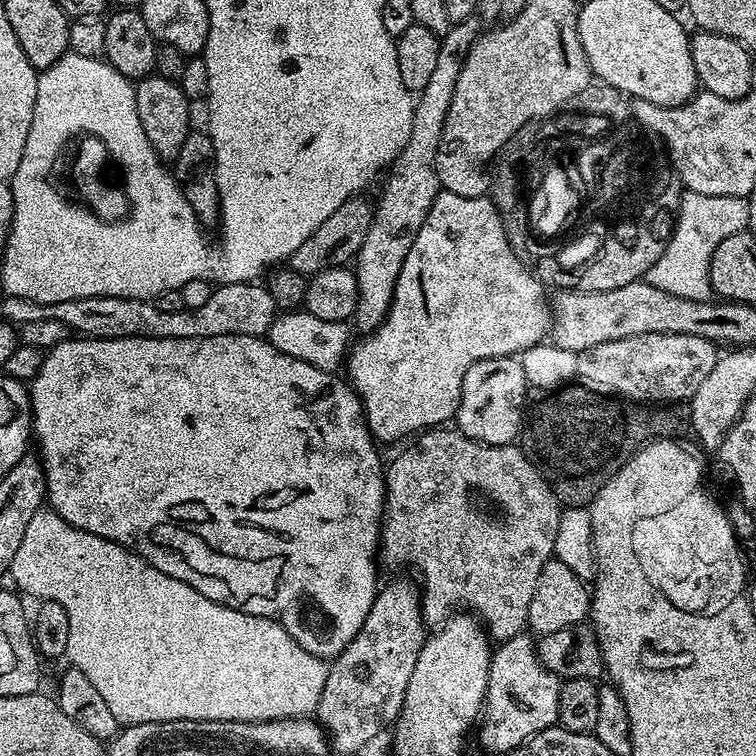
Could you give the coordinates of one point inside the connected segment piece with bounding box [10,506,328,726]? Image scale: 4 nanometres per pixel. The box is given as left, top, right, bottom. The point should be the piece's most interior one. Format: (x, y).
(197, 659)

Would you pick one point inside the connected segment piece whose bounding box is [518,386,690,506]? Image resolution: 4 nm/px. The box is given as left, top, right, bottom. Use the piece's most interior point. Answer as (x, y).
(576, 447)

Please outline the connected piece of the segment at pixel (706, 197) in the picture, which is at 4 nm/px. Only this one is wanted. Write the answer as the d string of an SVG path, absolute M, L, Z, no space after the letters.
M685 191L674 216L674 227L663 245L664 253L648 264L647 284L678 298L708 300L713 295L710 258L714 258L714 250L718 250L718 242L747 228L748 201L745 197Z

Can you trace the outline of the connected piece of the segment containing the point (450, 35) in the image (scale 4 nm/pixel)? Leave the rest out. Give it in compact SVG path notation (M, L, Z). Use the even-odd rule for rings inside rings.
M473 18L453 24L447 34L440 37L434 74L427 80L423 92L419 93L415 101L410 142L406 142L398 158L387 169L388 181L380 192L380 201L377 199L372 209L366 242L362 242L354 261L358 282L358 306L354 324L361 328L361 333L372 332L387 316L402 262L406 262L406 254L410 254L410 246L414 246L414 238L418 238L418 230L422 230L426 214L430 214L430 206L434 206L434 198L442 191L436 173L436 155L442 142L442 126L450 110L450 98L454 98L454 86L458 86L458 74L462 70L464 59L472 49L473 42L481 35L482 27L480 28L478 21L479 19Z

